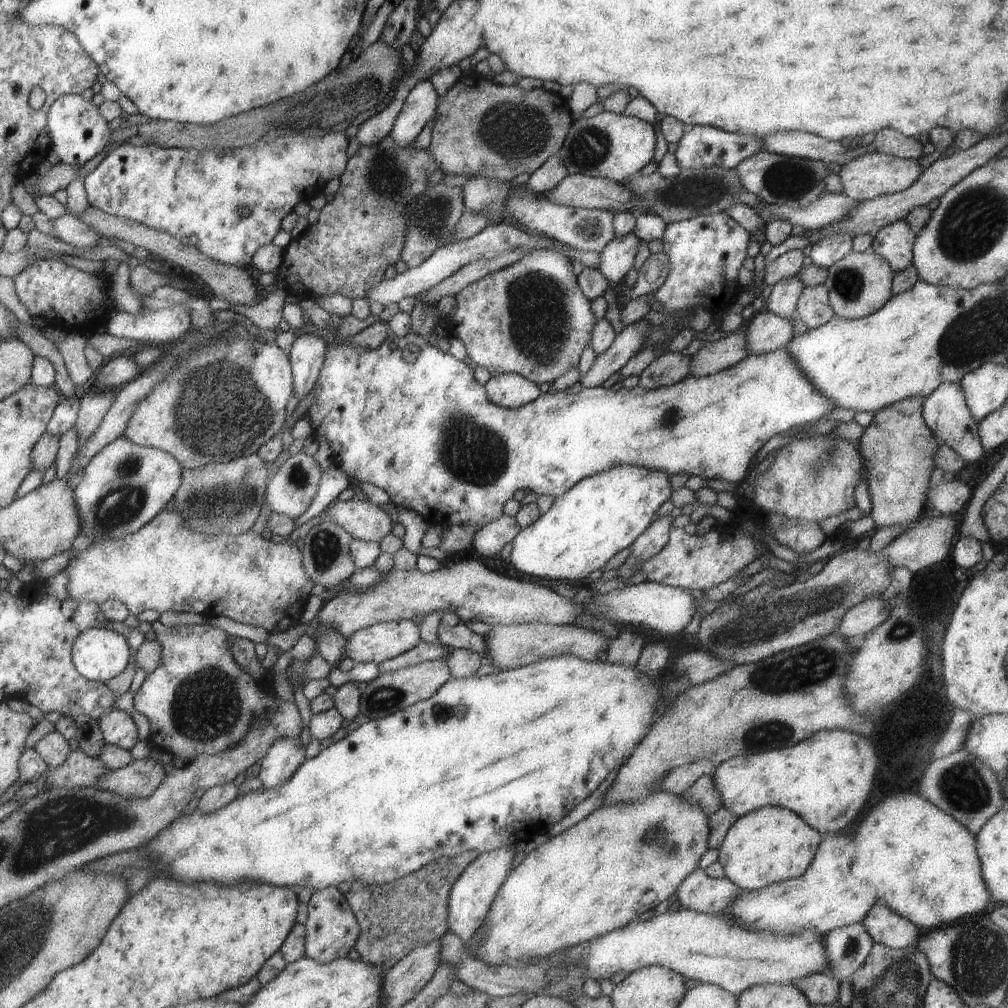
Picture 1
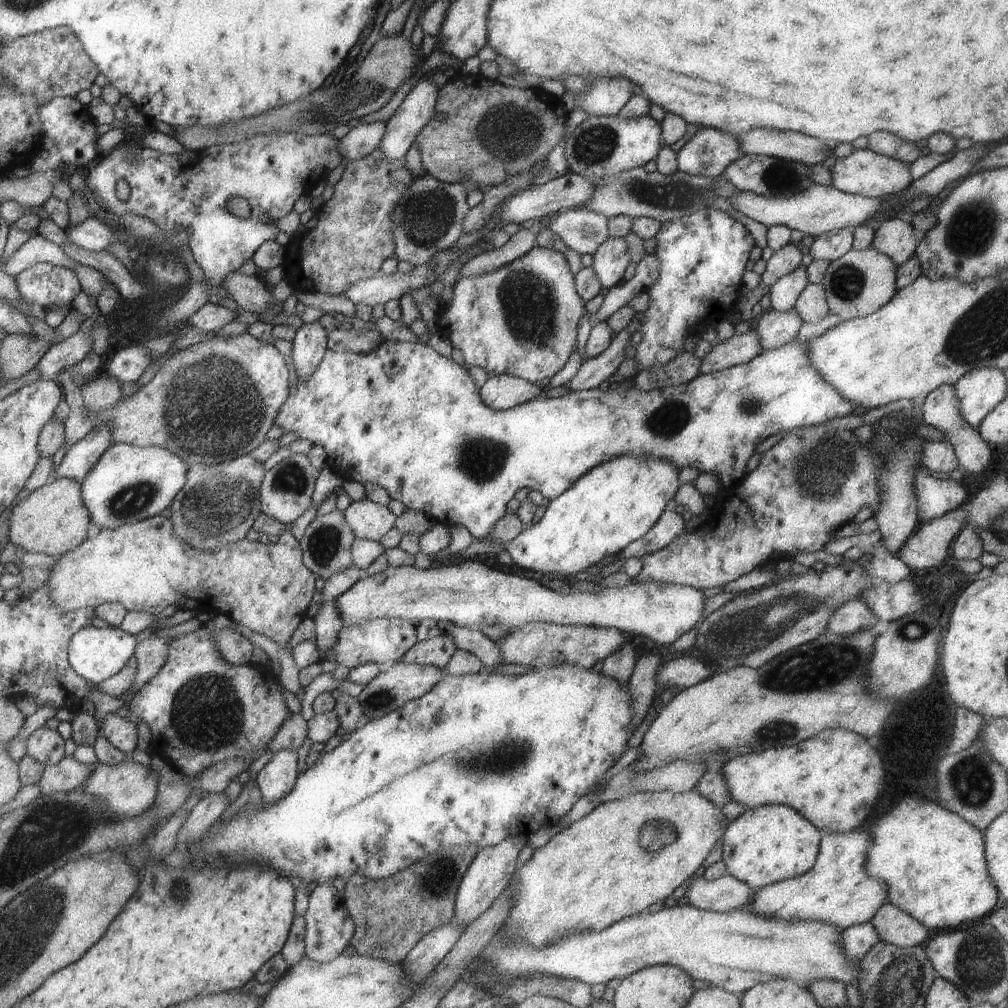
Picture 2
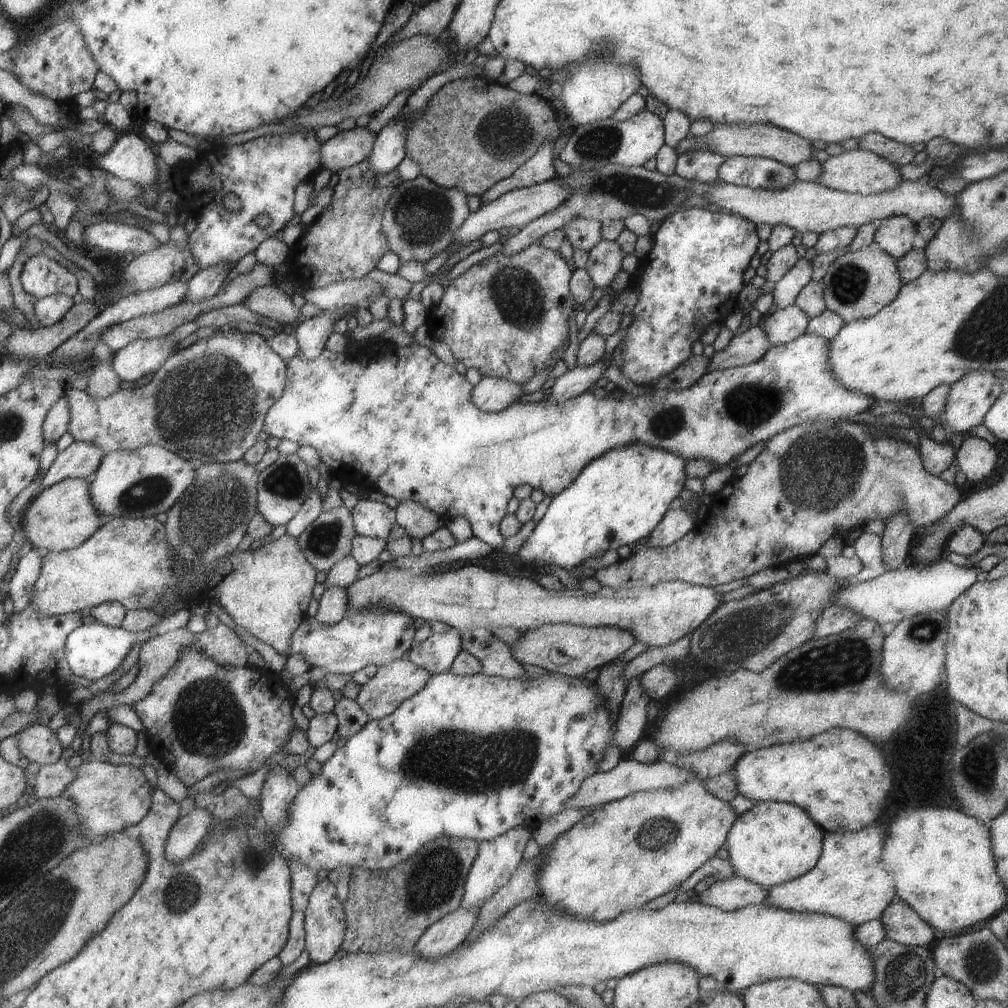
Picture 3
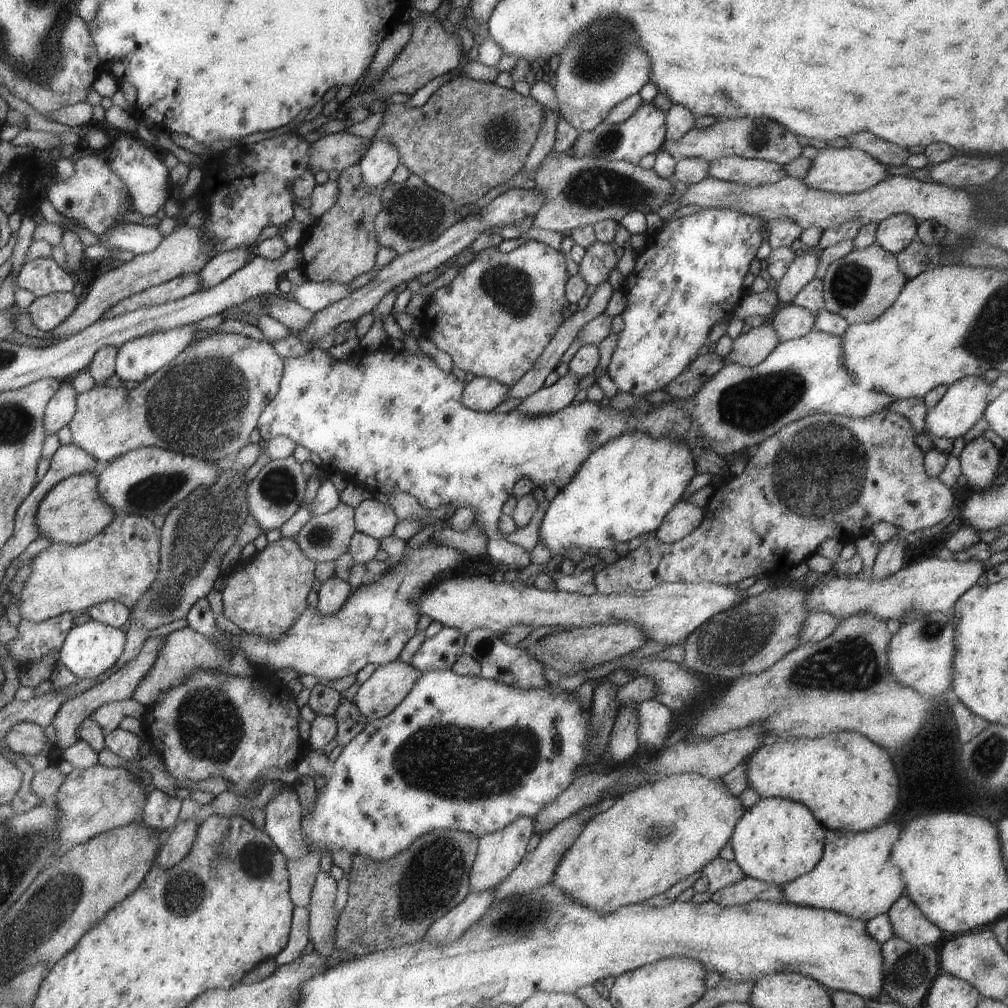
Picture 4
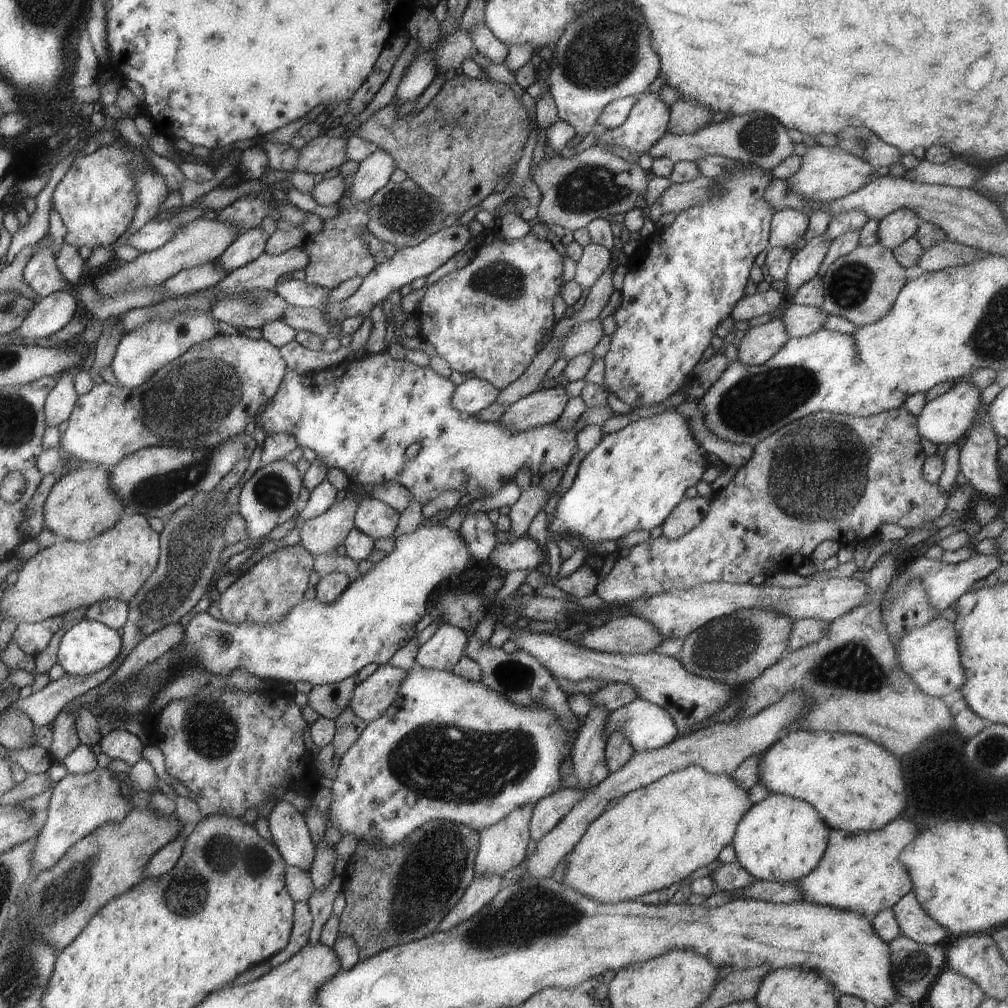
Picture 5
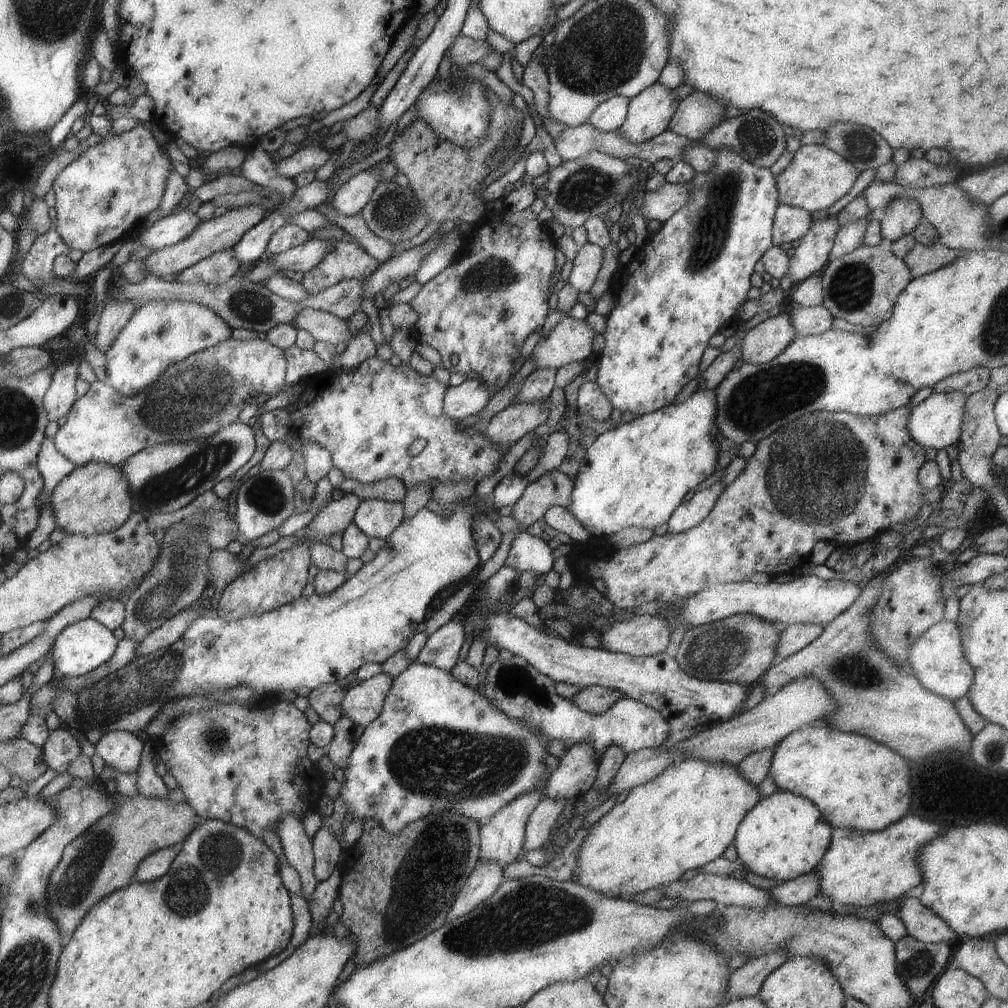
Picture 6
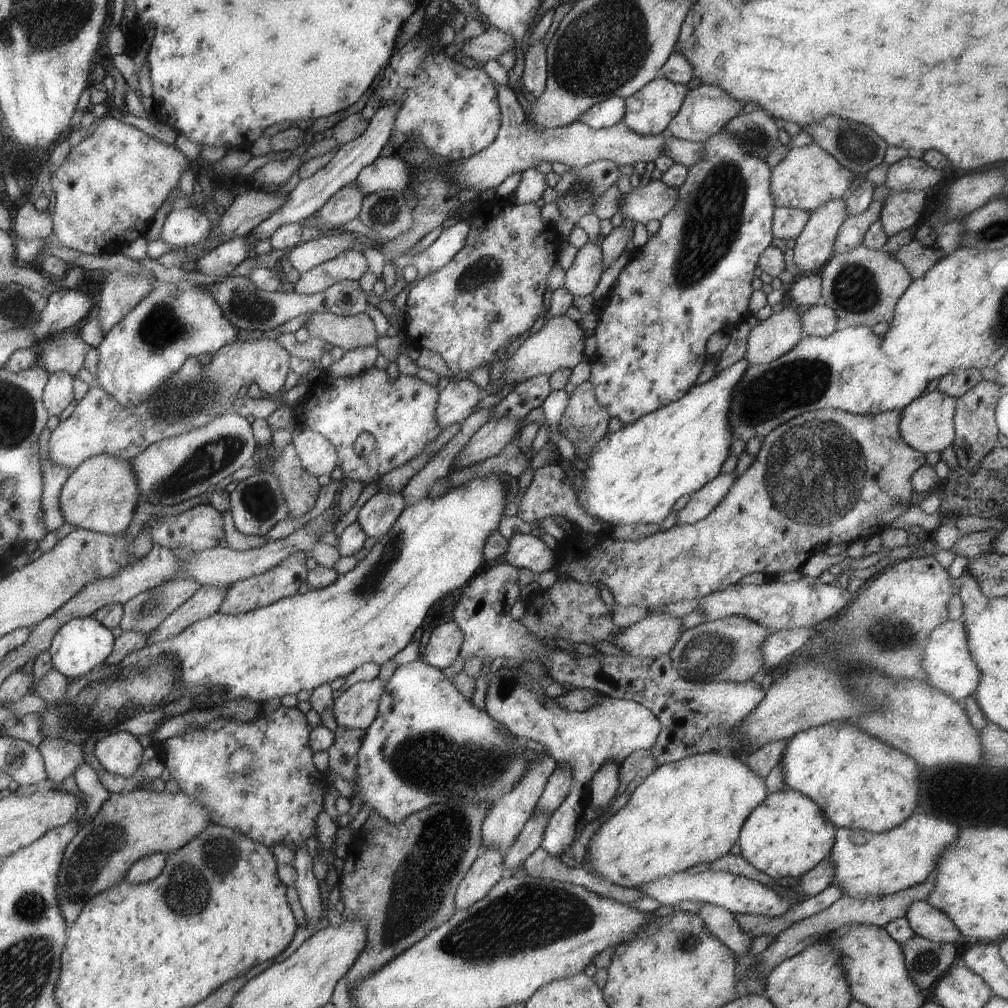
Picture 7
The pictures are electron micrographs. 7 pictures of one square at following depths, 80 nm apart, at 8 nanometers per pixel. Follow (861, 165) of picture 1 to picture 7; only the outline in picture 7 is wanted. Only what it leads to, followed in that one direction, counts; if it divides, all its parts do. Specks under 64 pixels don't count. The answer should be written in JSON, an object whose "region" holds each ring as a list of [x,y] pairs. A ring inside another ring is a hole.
{"region":[[[812,143],[802,148],[790,148],[783,160],[769,170],[769,192],[775,207],[790,207],[811,213],[827,200],[841,198],[850,187],[853,177],[833,156]]]}

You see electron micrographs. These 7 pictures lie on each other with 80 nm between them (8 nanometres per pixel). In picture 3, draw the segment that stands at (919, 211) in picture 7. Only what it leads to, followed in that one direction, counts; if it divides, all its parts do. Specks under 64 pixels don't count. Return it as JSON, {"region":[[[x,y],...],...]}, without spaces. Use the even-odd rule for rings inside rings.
{"region":[[[890,216],[878,220],[873,244],[895,260],[899,260],[912,249],[911,242],[915,233],[916,224],[910,218]]]}

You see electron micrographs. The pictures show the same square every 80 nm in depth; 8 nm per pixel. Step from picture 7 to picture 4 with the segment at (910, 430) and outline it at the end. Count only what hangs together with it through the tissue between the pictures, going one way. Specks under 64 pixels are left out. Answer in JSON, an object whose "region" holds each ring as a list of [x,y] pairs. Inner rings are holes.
{"region":[[[969,375],[956,380],[947,387],[941,400],[926,411],[924,417],[924,423],[927,424],[926,434],[939,438],[949,438],[958,444],[959,439],[983,416],[987,404],[998,394],[999,390],[981,375]]]}

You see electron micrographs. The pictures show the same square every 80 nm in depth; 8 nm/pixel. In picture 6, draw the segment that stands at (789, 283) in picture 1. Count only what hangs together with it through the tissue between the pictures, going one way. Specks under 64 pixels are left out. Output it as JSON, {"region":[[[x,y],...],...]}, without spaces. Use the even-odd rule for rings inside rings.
{"region":[[[837,214],[809,227],[808,233],[800,238],[799,246],[788,258],[788,276],[793,284],[818,274],[827,263],[837,229]]]}

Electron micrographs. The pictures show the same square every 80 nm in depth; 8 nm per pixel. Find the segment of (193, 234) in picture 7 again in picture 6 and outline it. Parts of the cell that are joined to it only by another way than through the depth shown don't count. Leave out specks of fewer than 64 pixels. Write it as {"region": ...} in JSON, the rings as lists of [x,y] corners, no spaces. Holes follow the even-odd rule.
{"region":[[[177,208],[166,217],[157,219],[151,227],[142,228],[138,239],[141,245],[154,251],[185,238],[190,232],[193,232],[199,221],[195,213]]]}

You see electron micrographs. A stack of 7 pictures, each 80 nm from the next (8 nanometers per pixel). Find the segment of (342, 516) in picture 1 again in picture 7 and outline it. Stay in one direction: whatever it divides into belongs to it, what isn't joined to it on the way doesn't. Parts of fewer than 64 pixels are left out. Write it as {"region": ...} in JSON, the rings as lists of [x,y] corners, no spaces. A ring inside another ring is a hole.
{"region":[[[378,490],[359,508],[356,522],[366,537],[377,539],[391,528],[403,508],[401,494]]]}

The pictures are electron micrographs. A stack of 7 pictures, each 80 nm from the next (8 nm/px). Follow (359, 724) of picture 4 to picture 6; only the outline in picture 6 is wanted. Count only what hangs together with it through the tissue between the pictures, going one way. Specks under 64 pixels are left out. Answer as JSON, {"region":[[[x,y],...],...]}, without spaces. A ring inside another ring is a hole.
{"region":[[[341,715],[333,724],[334,735],[325,748],[325,752],[334,766],[342,770],[346,765],[347,756],[357,744],[364,726],[355,724],[347,715]]]}

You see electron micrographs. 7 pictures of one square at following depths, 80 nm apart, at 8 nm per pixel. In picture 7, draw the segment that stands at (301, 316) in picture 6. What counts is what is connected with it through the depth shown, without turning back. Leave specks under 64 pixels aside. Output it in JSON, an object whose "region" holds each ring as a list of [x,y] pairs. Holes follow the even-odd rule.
{"region":[[[315,312],[311,313],[304,328],[310,336],[321,336],[325,342],[329,342],[333,347],[339,347],[343,352],[349,352],[353,348],[363,348],[363,346],[375,346],[375,338],[378,336],[371,318],[364,313],[339,317],[332,313]]]}

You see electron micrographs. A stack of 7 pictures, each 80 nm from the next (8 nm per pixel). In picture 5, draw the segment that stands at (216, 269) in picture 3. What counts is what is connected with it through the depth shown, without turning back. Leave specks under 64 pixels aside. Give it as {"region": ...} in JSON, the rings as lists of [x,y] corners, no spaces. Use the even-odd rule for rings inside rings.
{"region":[[[260,228],[249,229],[237,235],[214,262],[226,273],[231,272],[263,253],[266,238]]]}

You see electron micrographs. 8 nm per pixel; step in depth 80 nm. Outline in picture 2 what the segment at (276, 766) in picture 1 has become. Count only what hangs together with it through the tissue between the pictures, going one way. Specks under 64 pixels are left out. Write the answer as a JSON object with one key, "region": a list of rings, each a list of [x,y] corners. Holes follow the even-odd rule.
{"region":[[[279,749],[256,774],[254,782],[264,803],[274,803],[285,796],[293,786],[297,774],[297,752]]]}

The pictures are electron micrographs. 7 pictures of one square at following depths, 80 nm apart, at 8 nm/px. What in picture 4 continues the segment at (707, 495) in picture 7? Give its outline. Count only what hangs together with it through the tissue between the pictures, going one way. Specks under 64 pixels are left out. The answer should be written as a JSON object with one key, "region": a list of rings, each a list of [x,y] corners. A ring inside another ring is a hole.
{"region":[[[677,501],[665,514],[654,530],[655,539],[662,543],[674,543],[695,530],[706,513],[706,507],[695,507],[686,501]]]}

